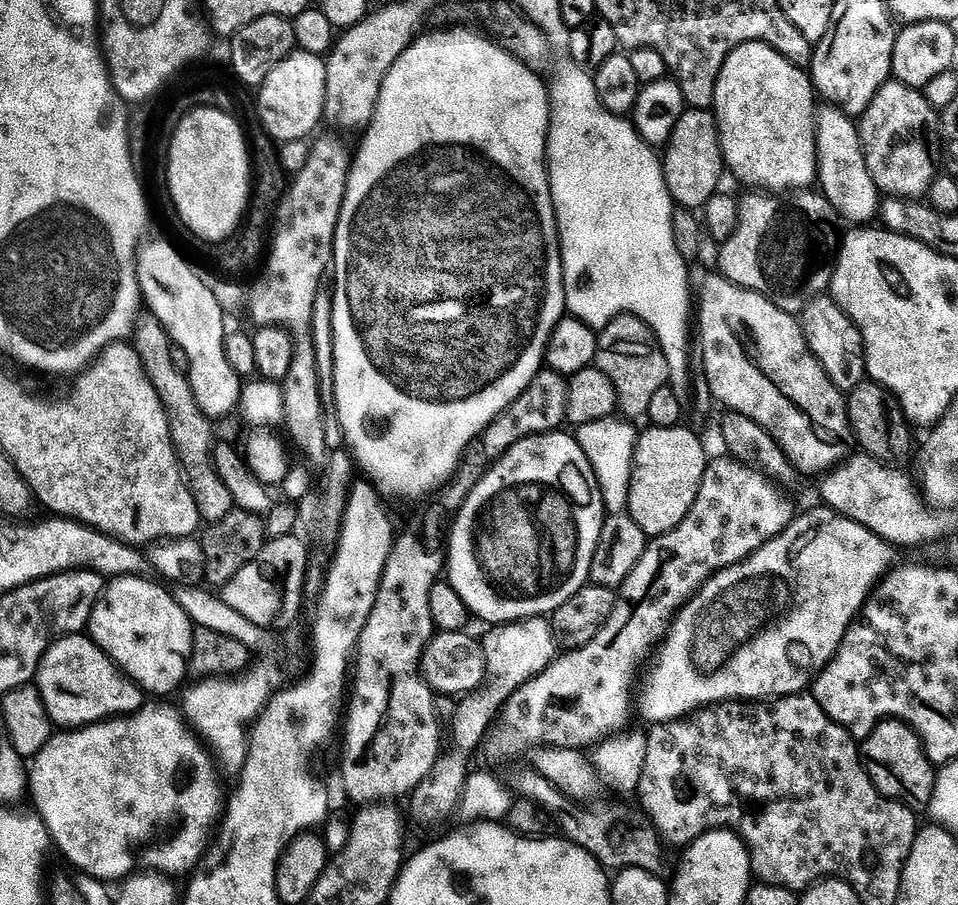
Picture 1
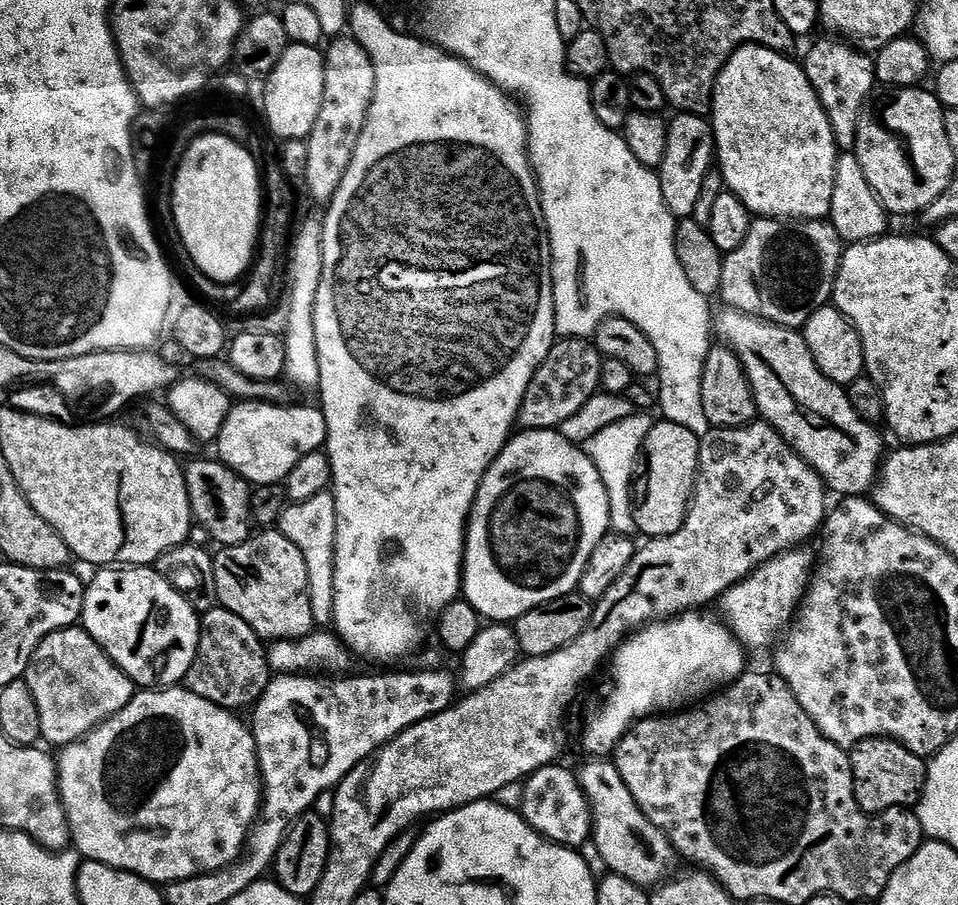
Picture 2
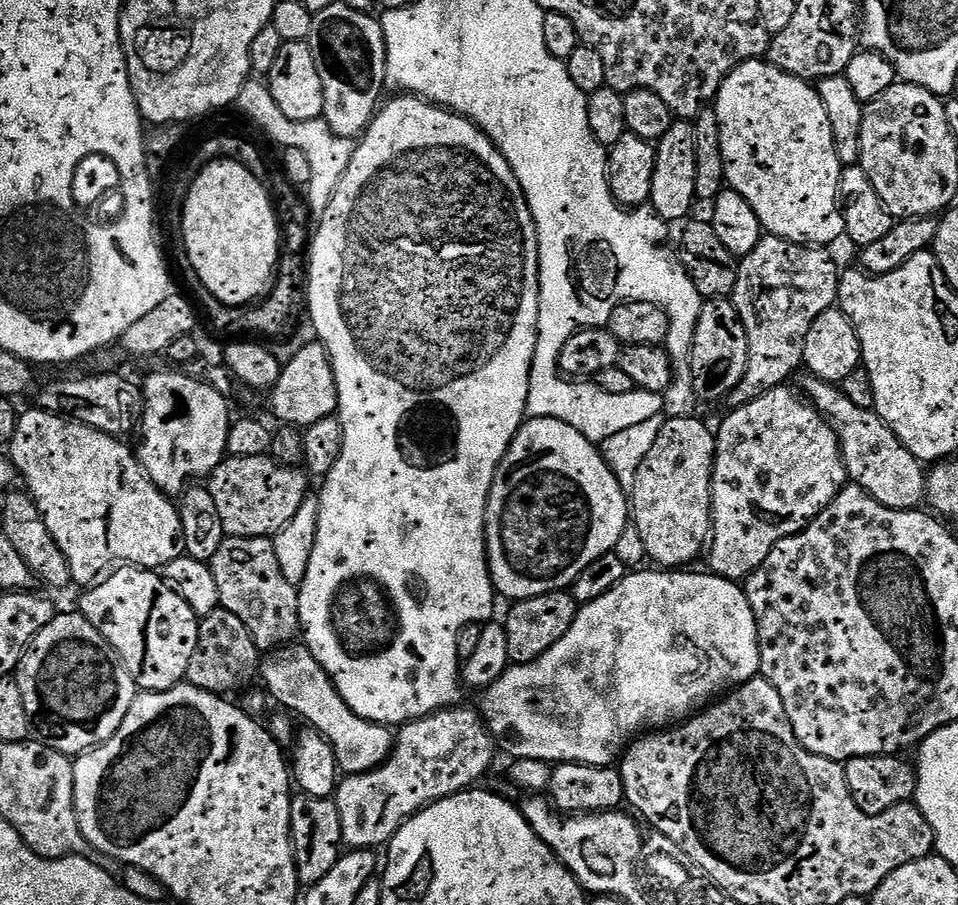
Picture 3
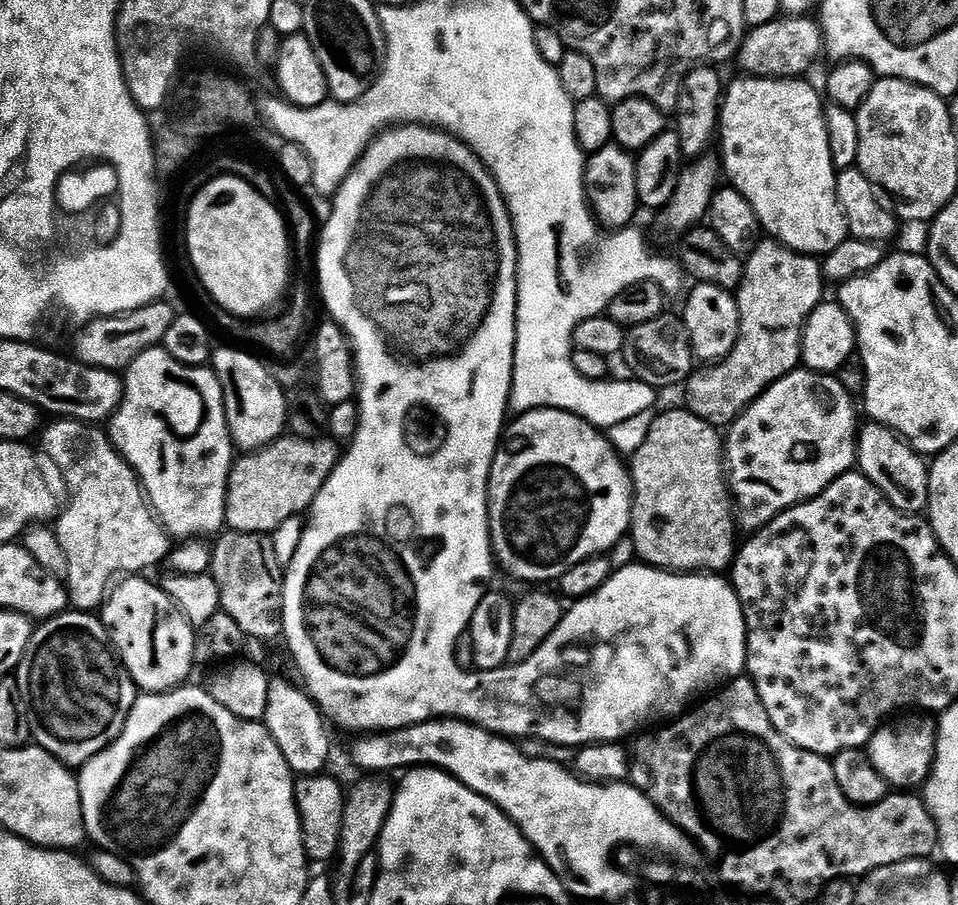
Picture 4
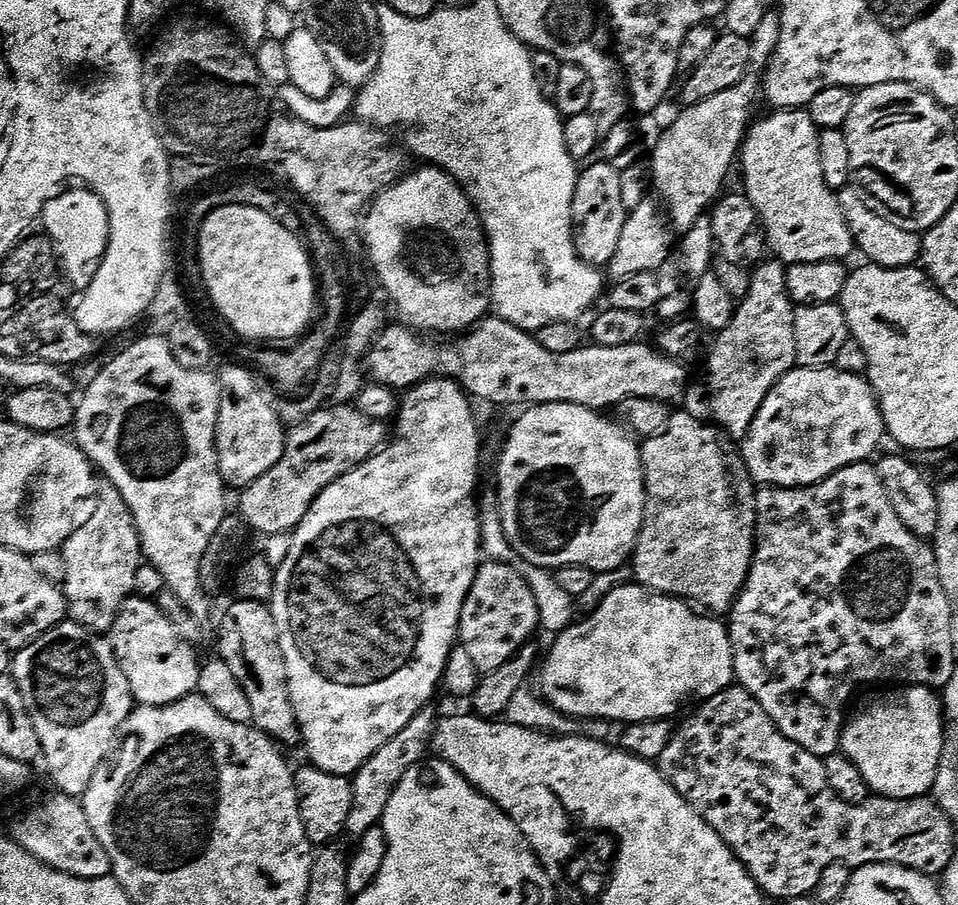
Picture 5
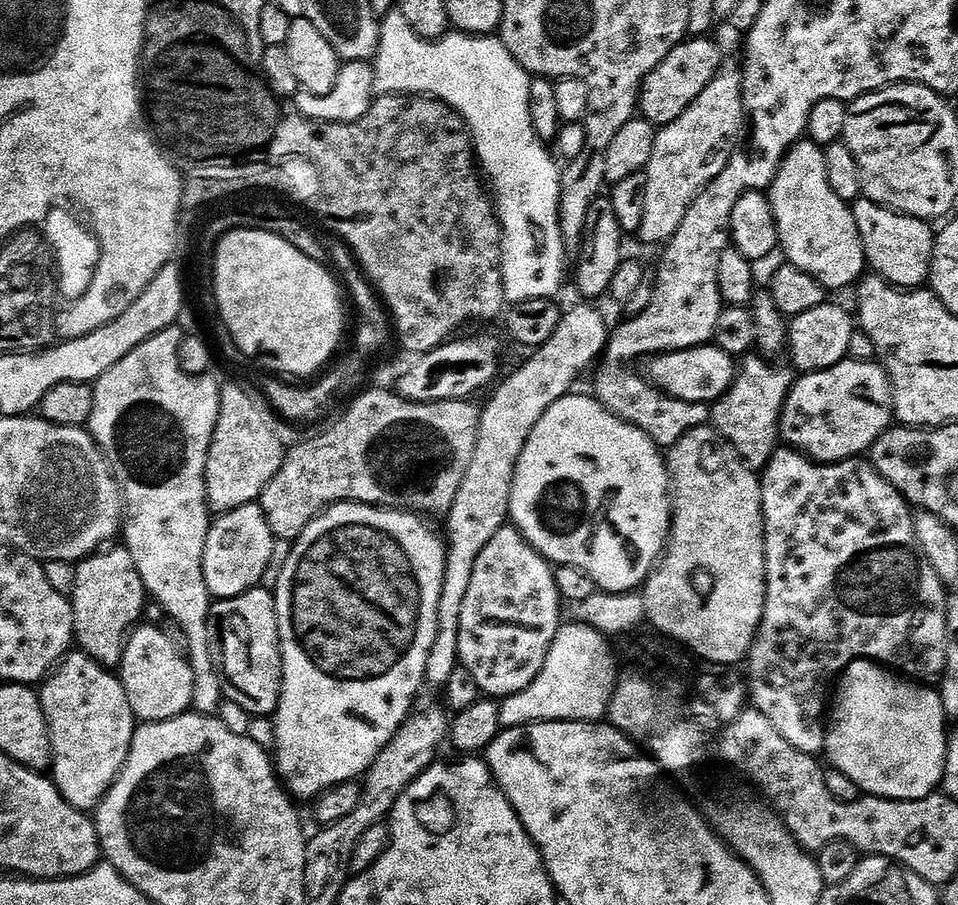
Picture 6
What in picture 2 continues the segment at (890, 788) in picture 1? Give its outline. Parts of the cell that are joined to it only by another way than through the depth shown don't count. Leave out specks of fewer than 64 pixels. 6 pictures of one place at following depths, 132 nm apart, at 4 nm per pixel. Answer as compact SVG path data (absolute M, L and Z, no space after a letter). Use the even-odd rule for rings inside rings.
M886 736L860 740L850 749L850 755L854 774L854 794L863 812L879 814L891 808L911 809L919 805L928 777L925 757L906 750L906 746L902 746L896 740L889 740Z

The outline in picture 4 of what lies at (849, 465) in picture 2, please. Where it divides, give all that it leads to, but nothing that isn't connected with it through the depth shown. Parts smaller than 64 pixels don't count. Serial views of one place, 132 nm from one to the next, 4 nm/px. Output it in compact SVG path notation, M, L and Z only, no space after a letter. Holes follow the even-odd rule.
M868 422L865 428L863 425L859 429L856 441L856 464L866 479L880 486L881 492L899 512L920 514L927 509L930 494L929 465L921 453L915 452L908 445L908 441L897 436L891 428Z

